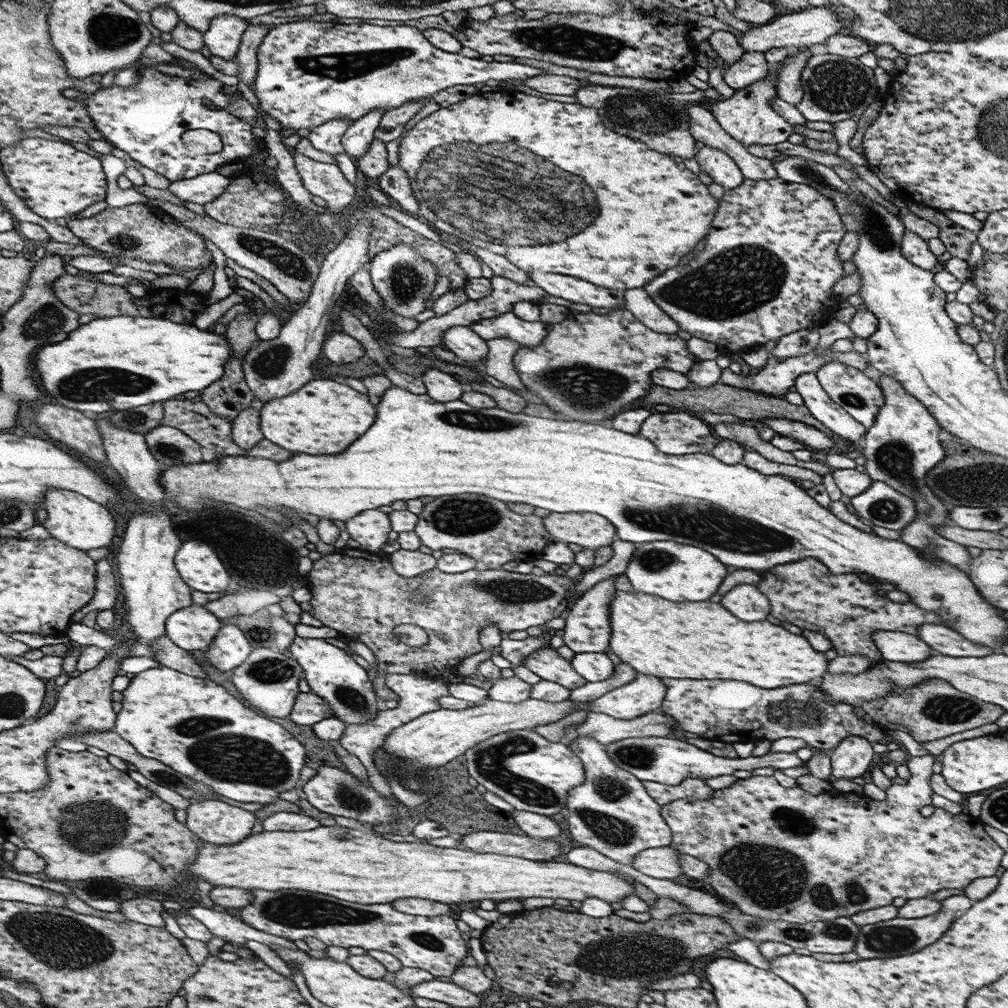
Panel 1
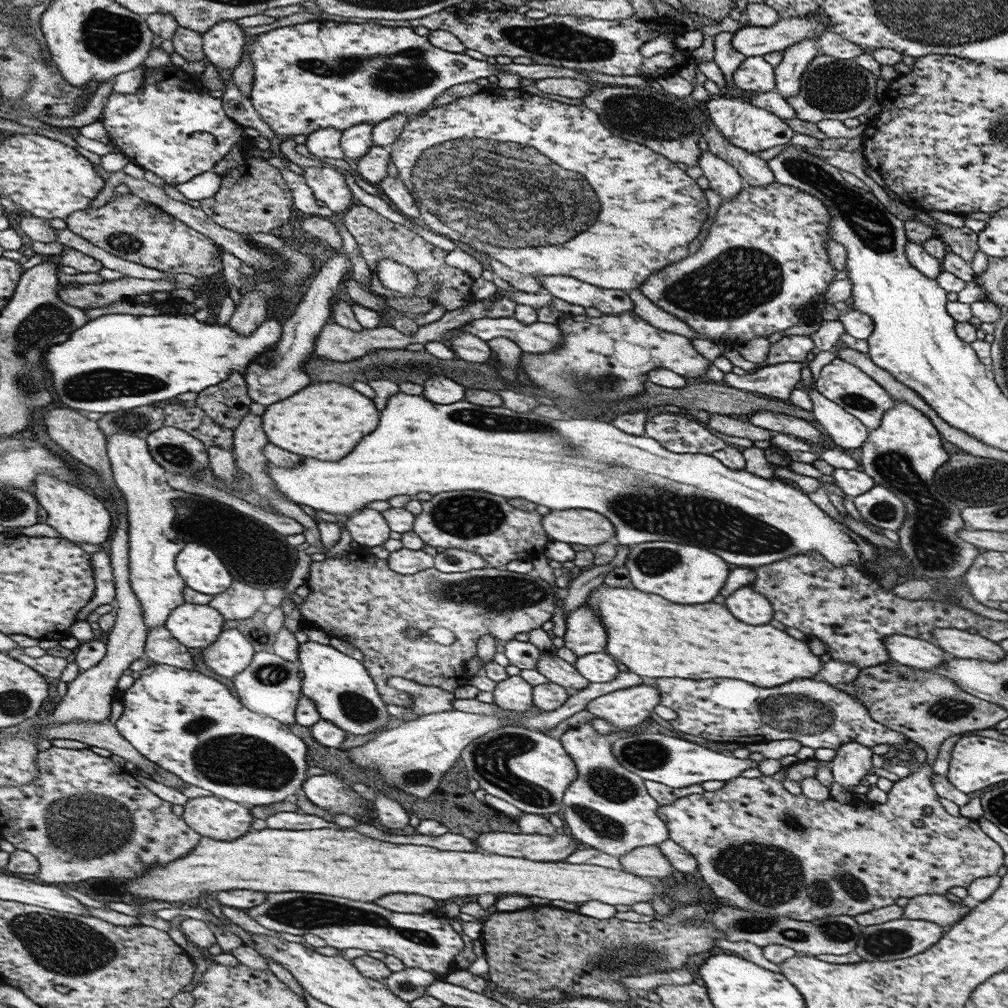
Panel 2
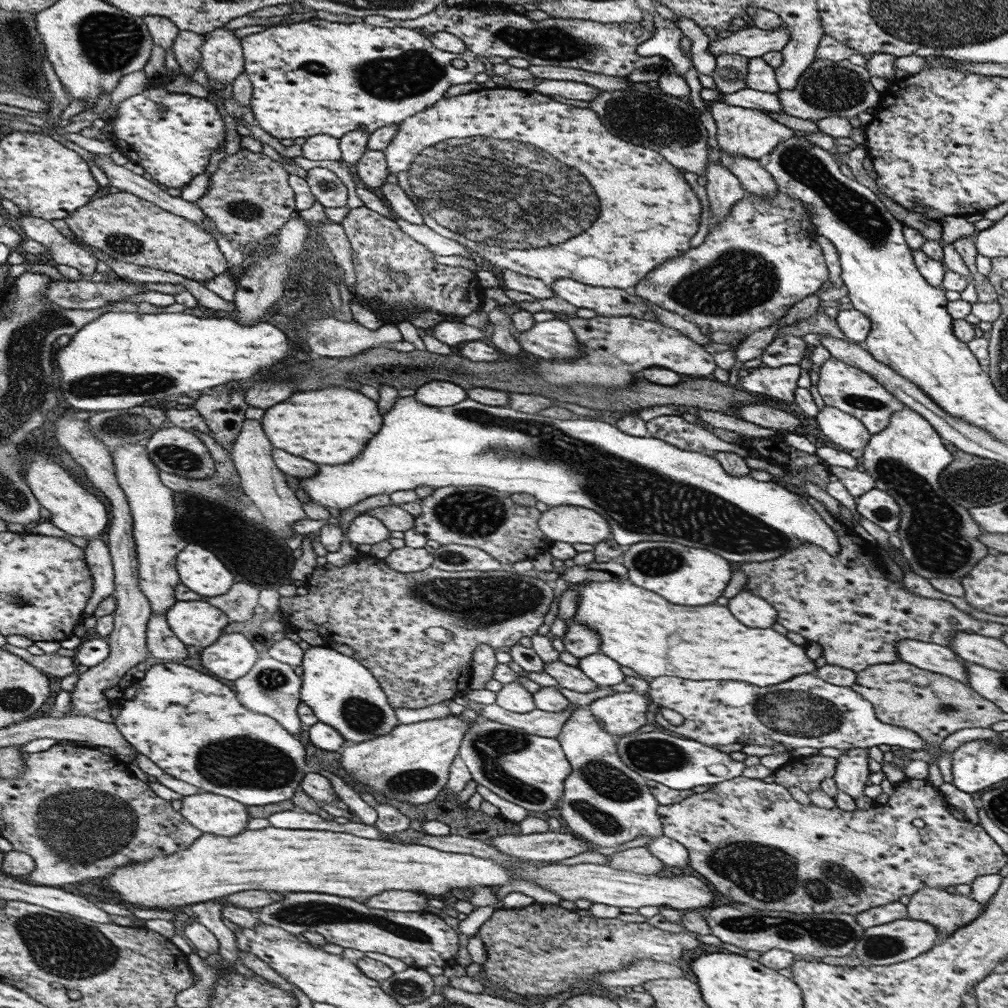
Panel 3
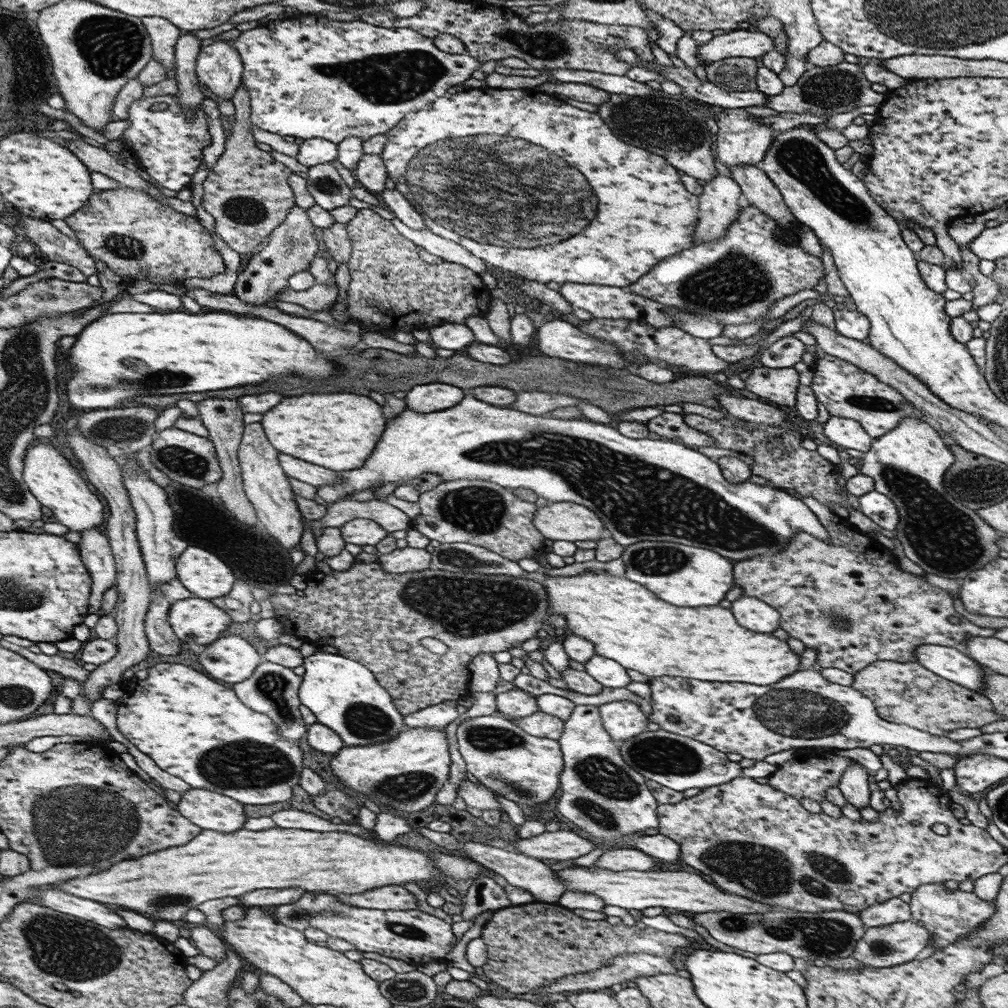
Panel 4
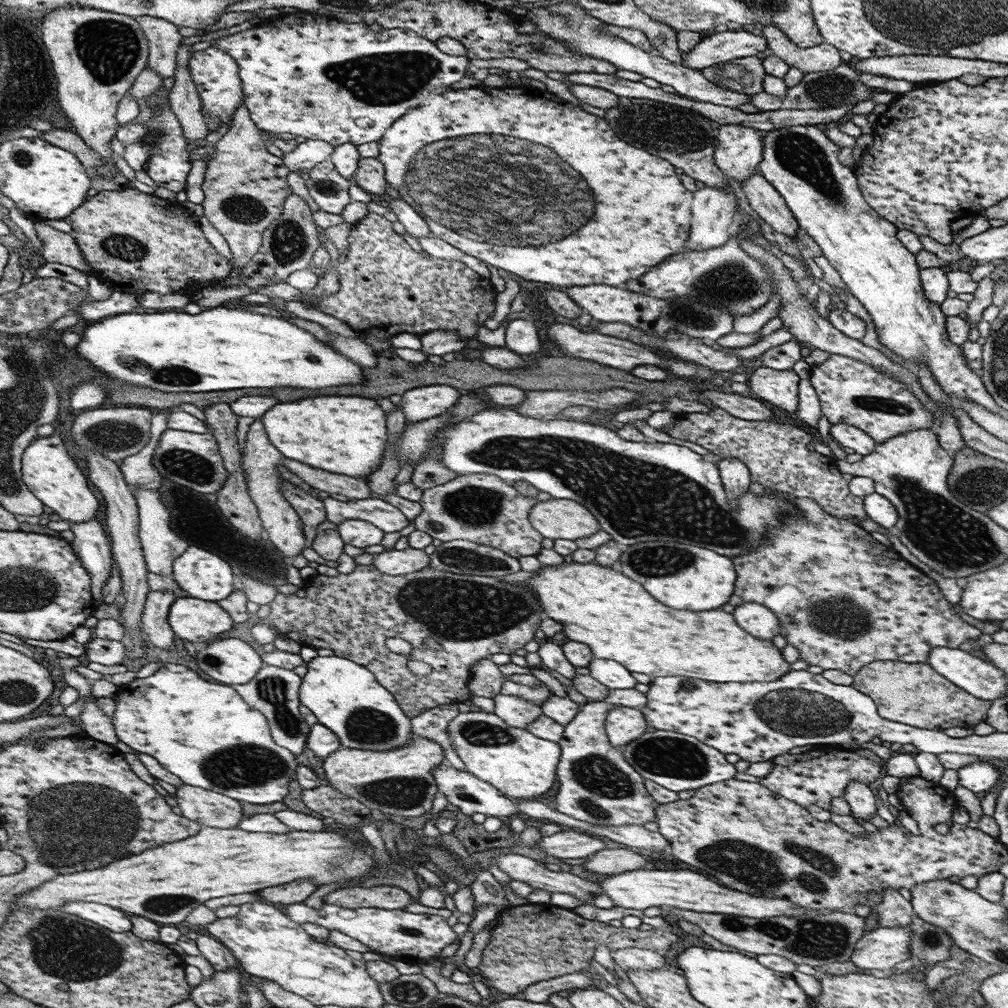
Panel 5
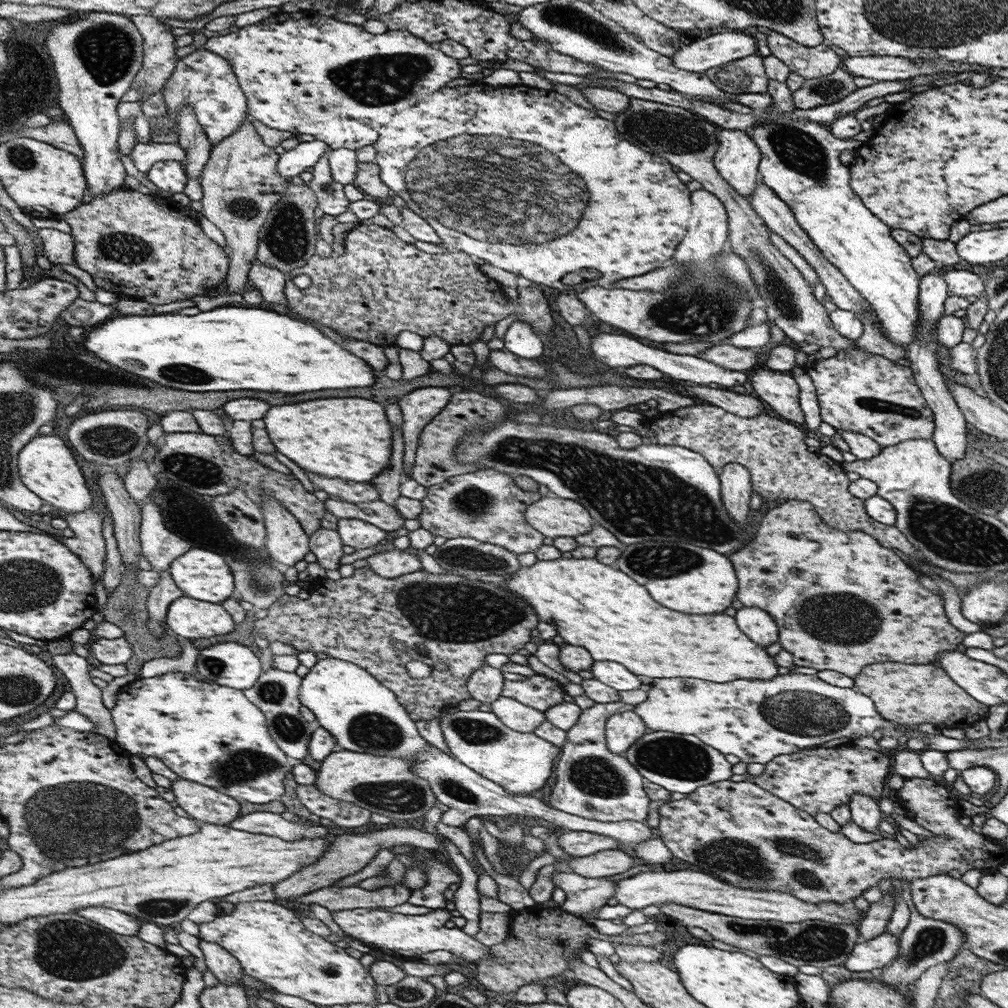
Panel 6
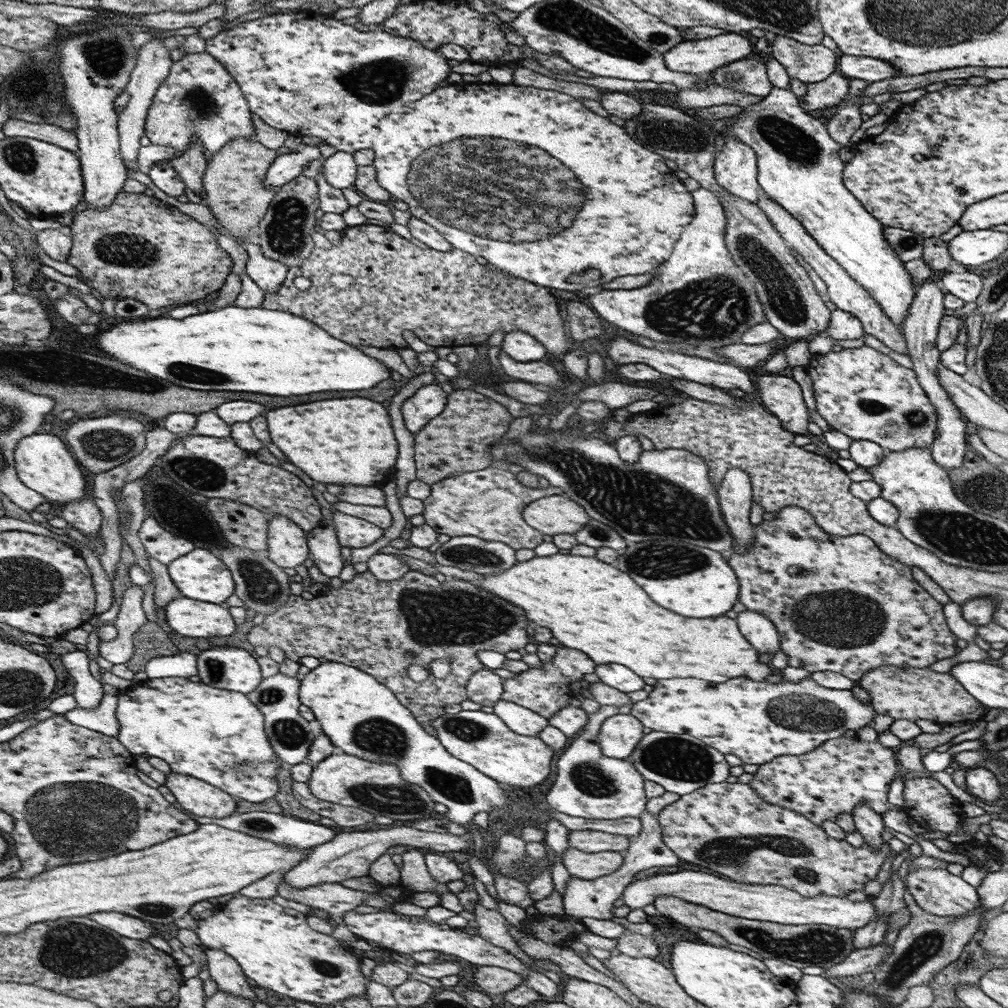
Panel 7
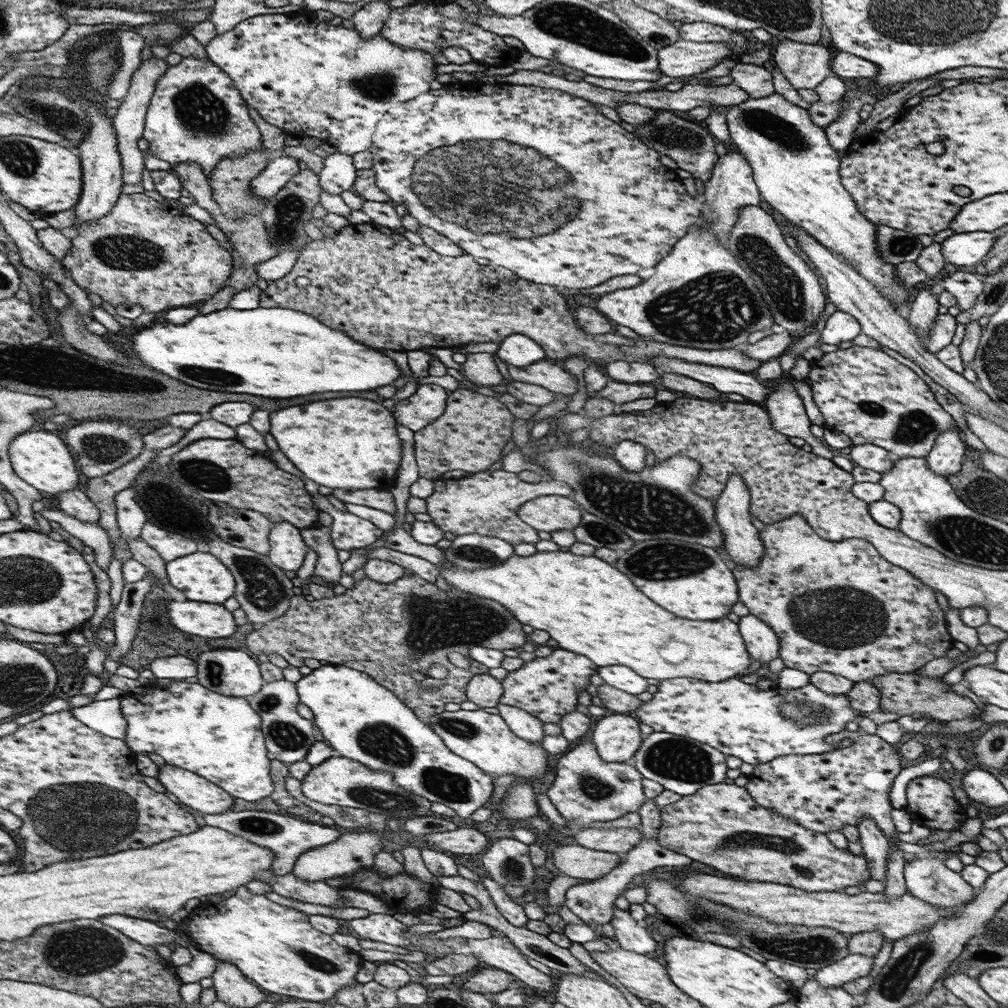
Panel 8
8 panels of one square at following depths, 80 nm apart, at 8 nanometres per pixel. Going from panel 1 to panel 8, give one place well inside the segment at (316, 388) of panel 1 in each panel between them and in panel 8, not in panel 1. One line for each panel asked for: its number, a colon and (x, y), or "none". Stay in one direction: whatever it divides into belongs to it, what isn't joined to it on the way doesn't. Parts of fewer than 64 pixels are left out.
2: (325, 421)
3: (331, 426)
4: (338, 431)
5: (347, 435)
6: (349, 438)
7: (349, 441)
8: (349, 443)

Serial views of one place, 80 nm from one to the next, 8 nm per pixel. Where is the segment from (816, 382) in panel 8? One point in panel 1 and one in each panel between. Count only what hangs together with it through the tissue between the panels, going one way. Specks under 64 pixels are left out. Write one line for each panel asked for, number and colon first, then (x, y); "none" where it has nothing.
1: (861, 397)
2: (847, 386)
3: (847, 389)
4: (846, 391)
5: (851, 392)
6: (857, 391)
7: (862, 393)

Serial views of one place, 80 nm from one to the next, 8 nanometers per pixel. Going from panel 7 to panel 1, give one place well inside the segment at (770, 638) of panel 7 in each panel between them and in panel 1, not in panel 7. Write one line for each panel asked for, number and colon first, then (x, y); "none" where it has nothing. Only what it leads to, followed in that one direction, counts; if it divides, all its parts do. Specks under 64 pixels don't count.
1: (745, 602)
2: (749, 606)
3: (755, 612)
4: (754, 614)
5: (755, 618)
6: (754, 622)

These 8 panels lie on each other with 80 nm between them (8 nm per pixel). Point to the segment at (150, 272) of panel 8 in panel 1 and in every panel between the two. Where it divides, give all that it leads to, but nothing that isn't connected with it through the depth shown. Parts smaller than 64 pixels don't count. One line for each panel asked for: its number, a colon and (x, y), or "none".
1: (144, 231)
2: (128, 227)
3: (129, 228)
4: (131, 232)
5: (136, 242)
6: (136, 245)
7: (140, 247)

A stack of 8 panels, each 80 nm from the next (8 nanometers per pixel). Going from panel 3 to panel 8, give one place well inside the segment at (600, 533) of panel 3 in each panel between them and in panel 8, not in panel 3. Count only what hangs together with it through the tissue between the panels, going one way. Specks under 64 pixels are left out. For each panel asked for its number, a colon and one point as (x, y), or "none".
4: (558, 521)
5: (565, 519)
6: (555, 517)
7: (557, 514)
8: (551, 513)

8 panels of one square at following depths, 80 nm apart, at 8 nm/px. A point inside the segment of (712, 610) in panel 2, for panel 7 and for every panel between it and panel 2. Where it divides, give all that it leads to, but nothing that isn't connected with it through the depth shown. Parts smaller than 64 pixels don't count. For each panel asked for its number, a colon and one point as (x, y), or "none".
3: (641, 630)
4: (631, 625)
5: (617, 618)
6: (592, 604)
7: (590, 605)

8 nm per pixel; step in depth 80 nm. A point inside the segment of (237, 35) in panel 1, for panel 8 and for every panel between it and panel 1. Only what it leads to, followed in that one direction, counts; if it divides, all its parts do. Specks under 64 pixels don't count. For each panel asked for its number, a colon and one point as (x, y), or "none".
2: (223, 44)
3: (222, 54)
4: (219, 66)
5: (216, 74)
6: (206, 81)
7: (200, 100)
8: (197, 113)

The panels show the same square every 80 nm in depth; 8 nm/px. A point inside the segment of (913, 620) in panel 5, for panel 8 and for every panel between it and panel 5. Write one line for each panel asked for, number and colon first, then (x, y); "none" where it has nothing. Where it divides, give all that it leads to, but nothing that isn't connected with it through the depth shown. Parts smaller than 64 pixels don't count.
6: (842, 601)
7: (839, 603)
8: (837, 606)

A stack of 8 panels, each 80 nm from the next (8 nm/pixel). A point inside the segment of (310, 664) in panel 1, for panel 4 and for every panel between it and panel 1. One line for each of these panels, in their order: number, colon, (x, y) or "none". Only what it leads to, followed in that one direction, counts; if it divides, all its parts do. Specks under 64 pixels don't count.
2: (343, 692)
3: (342, 693)
4: (344, 696)

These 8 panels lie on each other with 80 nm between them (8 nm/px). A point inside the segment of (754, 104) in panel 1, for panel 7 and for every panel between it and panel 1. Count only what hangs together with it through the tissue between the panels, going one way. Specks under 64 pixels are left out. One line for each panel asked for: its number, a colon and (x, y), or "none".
2: (745, 125)
3: (742, 131)
4: (741, 140)
5: (740, 151)
6: (738, 158)
7: (736, 165)

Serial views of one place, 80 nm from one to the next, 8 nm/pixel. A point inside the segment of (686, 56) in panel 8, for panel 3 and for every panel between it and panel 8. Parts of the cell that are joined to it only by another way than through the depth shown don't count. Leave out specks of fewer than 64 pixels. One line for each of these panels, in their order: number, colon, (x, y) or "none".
3: (752, 42)
4: (740, 43)
5: (721, 46)
6: (716, 48)
7: (698, 56)

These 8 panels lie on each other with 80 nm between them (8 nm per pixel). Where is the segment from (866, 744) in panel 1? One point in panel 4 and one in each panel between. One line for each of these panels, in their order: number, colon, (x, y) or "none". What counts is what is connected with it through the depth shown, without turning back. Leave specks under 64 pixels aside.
2: (852, 761)
3: (851, 773)
4: (854, 783)

